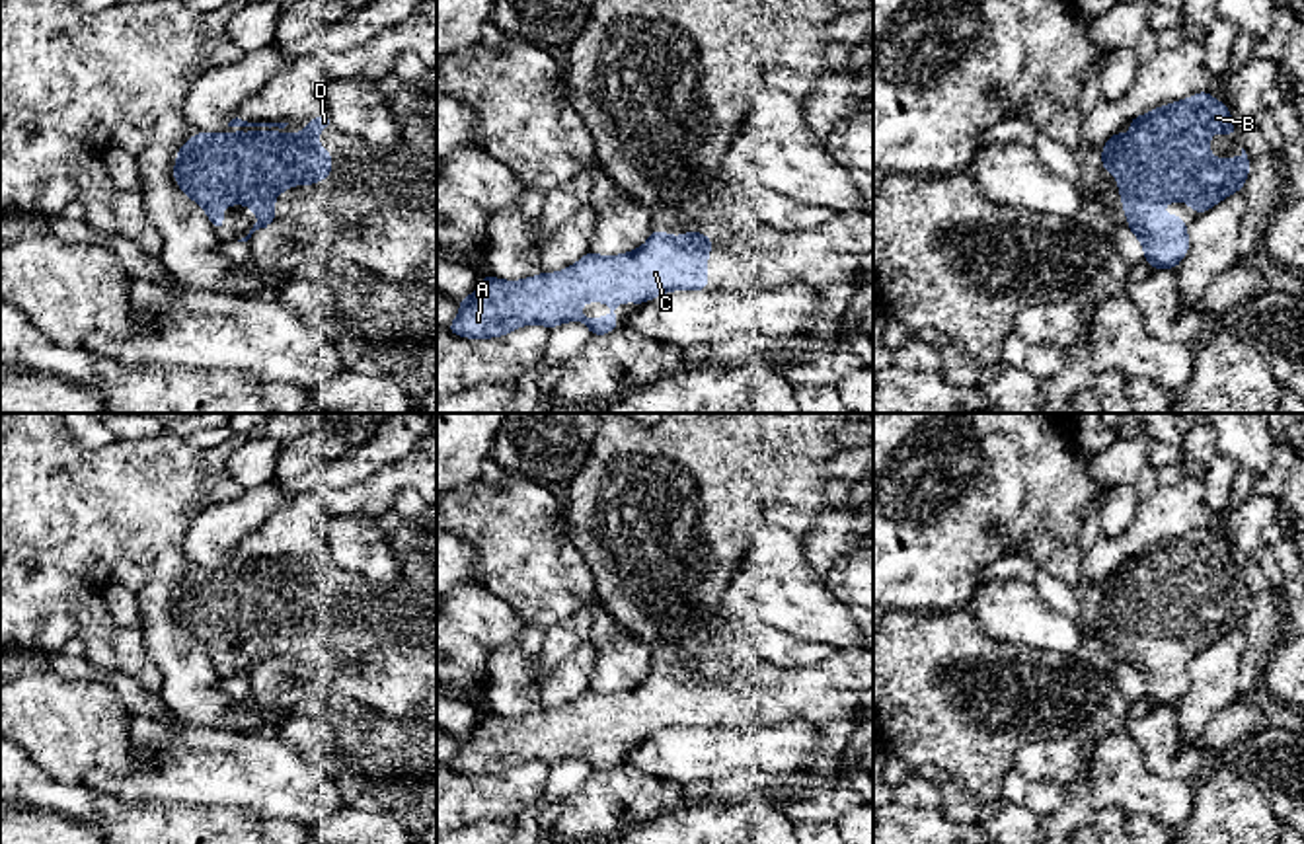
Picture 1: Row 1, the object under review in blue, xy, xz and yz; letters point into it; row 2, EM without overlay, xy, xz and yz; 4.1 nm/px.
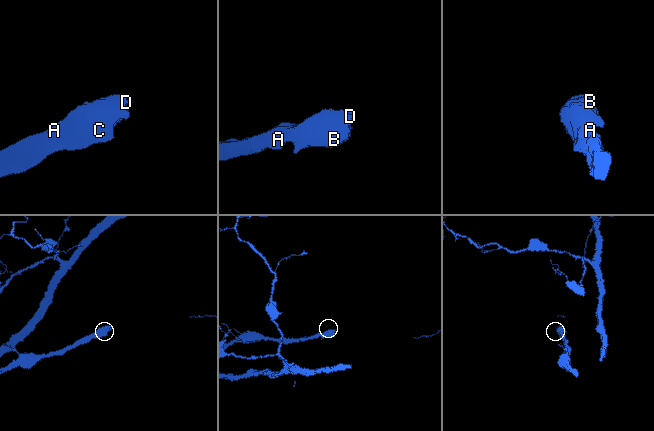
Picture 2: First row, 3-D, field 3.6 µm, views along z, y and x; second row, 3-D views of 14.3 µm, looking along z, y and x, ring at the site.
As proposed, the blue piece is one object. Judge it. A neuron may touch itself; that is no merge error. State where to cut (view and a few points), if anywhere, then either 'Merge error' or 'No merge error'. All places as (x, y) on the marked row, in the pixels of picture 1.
No split. No merge error

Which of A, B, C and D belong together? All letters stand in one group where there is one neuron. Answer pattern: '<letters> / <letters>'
A B C D

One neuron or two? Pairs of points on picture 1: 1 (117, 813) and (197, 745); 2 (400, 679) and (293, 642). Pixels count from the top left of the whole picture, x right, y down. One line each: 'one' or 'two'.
1: two
2: one

